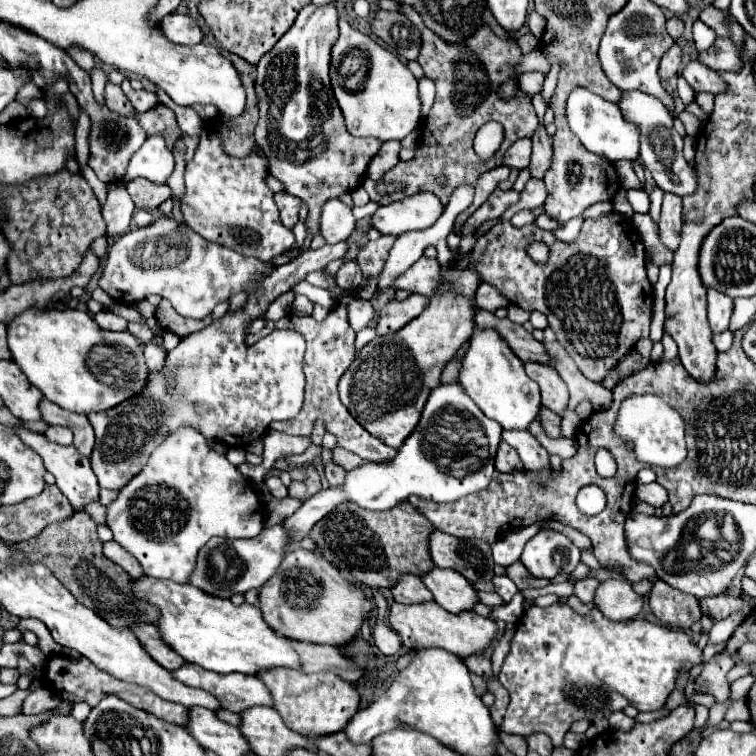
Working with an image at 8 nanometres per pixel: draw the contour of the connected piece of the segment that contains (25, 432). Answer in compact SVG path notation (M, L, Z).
M14 426L14 432L24 440L24 444L28 444L42 460L44 460L44 468L48 472L54 474L56 478L56 486L64 492L64 496L70 500L72 508L76 512L84 512L84 508L92 502L98 500L98 494L100 494L100 486L98 486L98 480L90 468L90 460L84 458L74 446L60 446L60 444L52 444L46 440L46 436L38 434L38 432L32 432L24 426Z

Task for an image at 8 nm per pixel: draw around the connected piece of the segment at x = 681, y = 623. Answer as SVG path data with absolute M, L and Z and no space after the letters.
M662 580L654 582L648 604L658 620L678 628L690 628L694 622L702 618L702 608L698 598L692 594L684 594L664 584Z

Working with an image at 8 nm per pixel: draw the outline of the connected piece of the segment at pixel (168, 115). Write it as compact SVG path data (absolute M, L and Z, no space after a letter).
M160 104L154 110L150 110L146 114L140 114L136 118L138 118L138 122L144 126L144 130L148 134L156 134L156 132L164 134L166 146L172 150L176 138L180 136L180 128L178 128L178 122L176 122L176 114L170 108Z

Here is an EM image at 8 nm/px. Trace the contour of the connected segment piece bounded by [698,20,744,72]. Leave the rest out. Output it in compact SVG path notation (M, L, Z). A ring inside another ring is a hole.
M732 20L732 32L734 34L730 38L716 38L712 48L708 48L706 52L700 52L698 60L716 72L740 68L740 64L742 64L740 48L742 48L744 32L740 30L740 24L736 20Z

